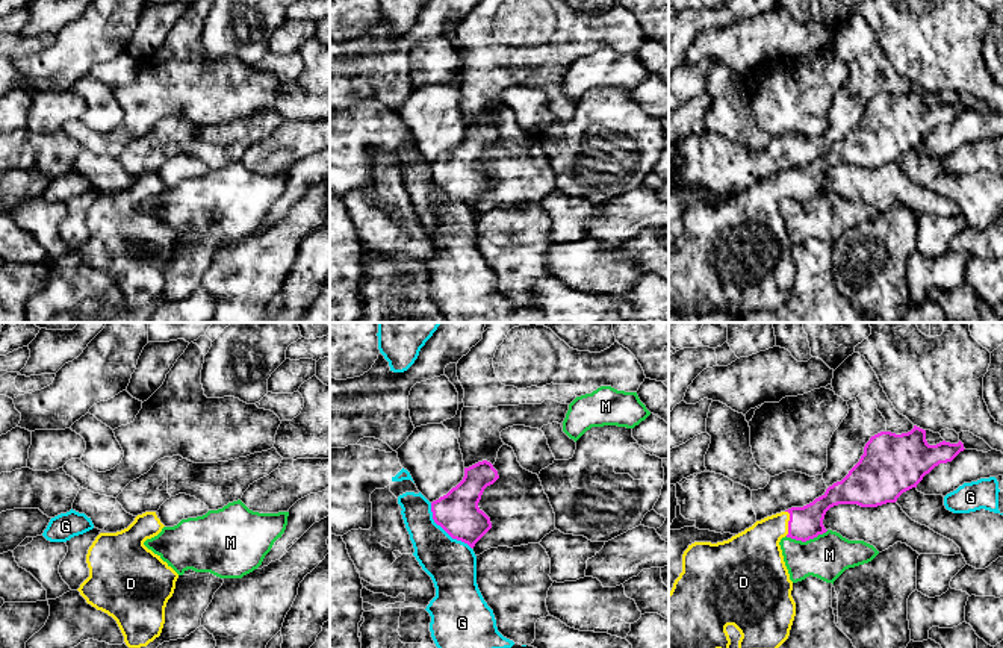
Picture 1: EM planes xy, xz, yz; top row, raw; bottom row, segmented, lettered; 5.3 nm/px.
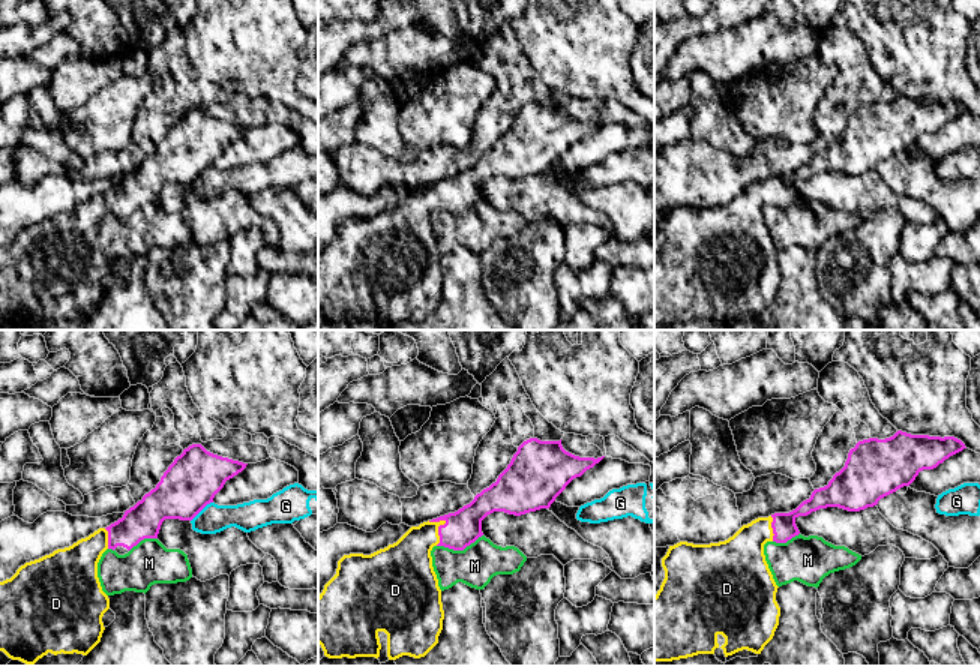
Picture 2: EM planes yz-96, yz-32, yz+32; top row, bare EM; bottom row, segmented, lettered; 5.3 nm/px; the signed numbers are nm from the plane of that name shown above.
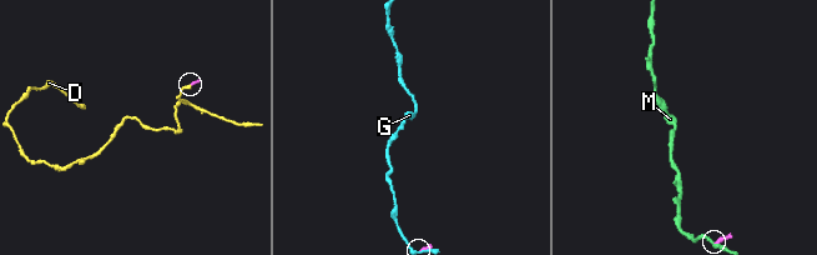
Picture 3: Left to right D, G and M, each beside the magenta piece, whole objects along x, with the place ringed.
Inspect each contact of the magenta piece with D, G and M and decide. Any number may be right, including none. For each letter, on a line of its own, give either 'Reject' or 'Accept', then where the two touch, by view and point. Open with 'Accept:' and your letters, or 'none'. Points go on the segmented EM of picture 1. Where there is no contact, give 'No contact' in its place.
Accept: D
D: Accept. Touches magenta at yz (788, 523)
G: Reject. Touches magenta at xz (444, 529)
M: Reject. Touches magenta at yz (807, 539)

